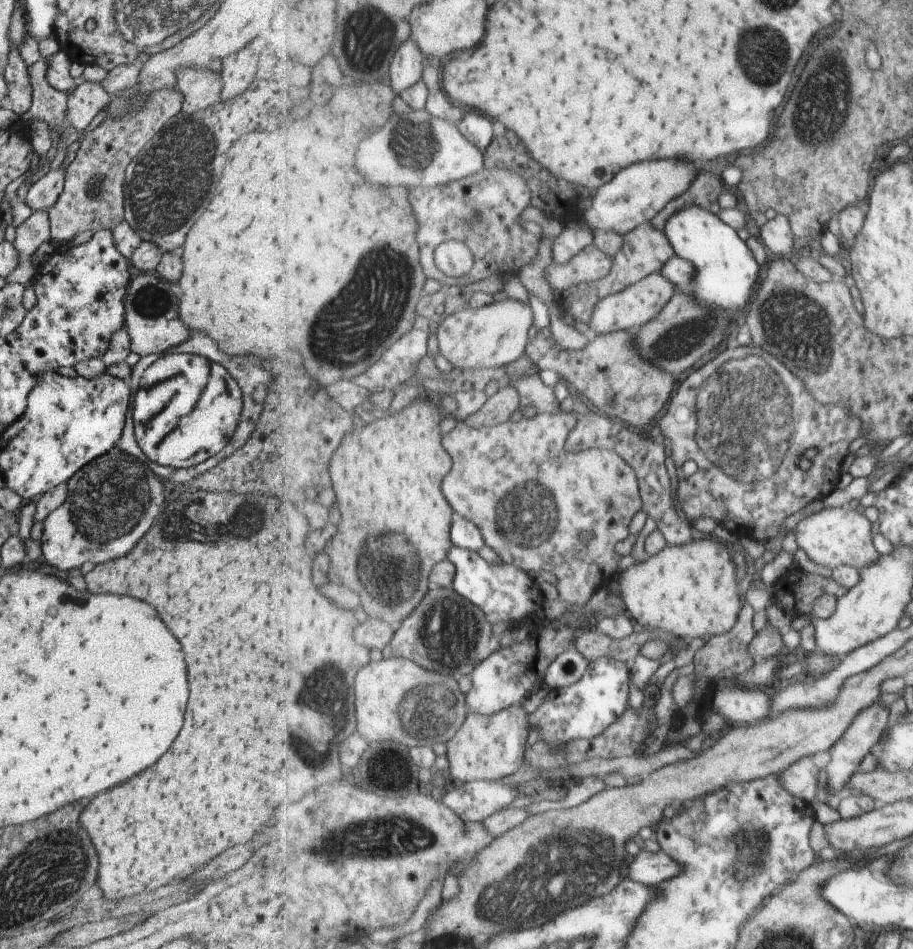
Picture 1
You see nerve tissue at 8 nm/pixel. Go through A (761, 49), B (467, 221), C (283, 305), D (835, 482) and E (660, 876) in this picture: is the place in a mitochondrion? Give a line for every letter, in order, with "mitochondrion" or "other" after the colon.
A: mitochondrion
B: mitochondrion
C: other
D: other
E: other

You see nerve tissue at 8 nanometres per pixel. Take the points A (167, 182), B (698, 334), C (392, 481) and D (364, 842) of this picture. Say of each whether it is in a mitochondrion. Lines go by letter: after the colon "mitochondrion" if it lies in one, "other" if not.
A: mitochondrion
B: mitochondrion
C: other
D: mitochondrion

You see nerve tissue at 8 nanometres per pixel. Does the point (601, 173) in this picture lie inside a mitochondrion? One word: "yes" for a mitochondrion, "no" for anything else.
no

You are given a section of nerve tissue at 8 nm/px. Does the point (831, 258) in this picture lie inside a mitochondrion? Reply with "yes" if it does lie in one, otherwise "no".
no

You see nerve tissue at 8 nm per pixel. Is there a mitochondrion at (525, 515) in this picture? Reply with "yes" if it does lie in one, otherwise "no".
yes

